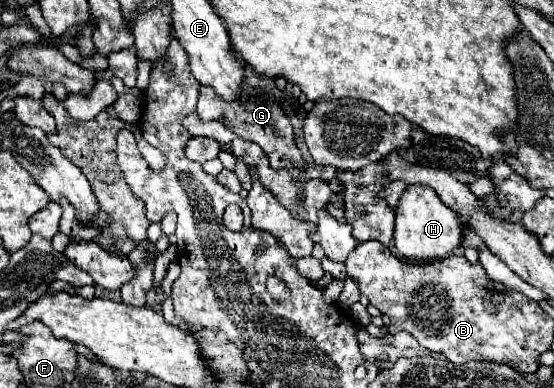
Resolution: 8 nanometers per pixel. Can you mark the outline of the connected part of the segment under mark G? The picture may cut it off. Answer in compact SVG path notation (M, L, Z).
M200 87L200 99L198 99L196 111L200 113L202 119L216 119L222 125L226 125L228 129L232 129L236 135L258 143L262 147L262 151L268 155L270 167L274 171L288 171L290 177L294 181L298 181L300 185L304 185L308 181L308 177L306 177L308 165L306 165L300 149L294 143L292 123L288 119L286 109L282 107L282 103L274 95L268 95L262 89L250 89L250 91L244 91L240 99L224 101L210 87Z

